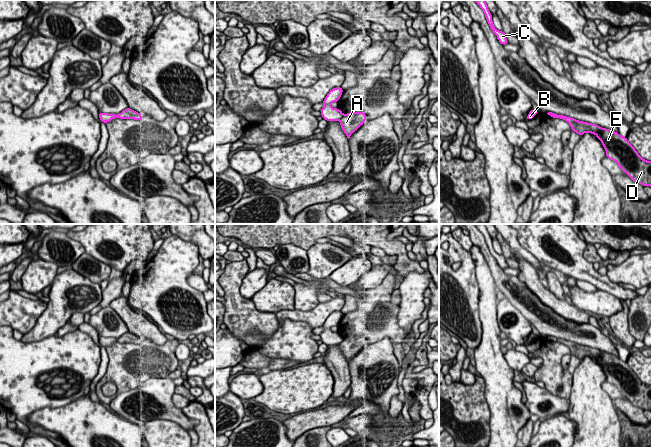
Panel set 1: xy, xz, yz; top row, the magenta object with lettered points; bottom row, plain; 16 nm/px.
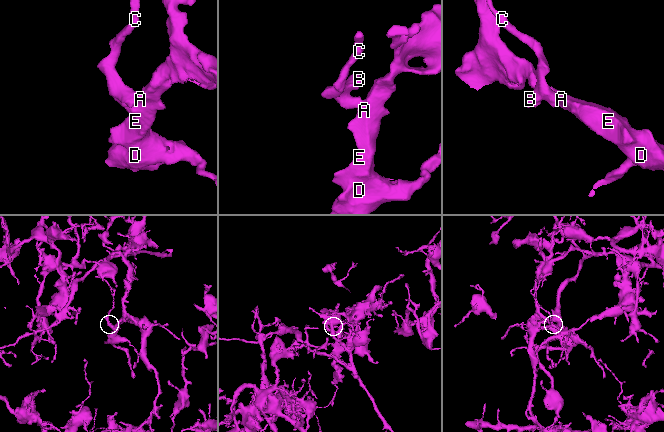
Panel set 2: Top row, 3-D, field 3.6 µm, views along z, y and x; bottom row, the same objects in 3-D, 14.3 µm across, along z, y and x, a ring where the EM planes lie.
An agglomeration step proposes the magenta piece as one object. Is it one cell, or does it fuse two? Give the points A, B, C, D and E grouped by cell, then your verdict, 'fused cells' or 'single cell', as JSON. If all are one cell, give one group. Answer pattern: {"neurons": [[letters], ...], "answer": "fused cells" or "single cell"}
{"neurons": [["A", "D", "E"], ["B", "C"]], "answer": "fused cells"}

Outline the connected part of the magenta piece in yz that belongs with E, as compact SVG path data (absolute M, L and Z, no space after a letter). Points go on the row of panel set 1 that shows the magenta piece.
M557 115L557 118L568 122L571 130L580 136L586 132L595 134L606 151L606 158L615 161L634 182L651 187L651 161L643 159L626 137L599 125L564 115Z

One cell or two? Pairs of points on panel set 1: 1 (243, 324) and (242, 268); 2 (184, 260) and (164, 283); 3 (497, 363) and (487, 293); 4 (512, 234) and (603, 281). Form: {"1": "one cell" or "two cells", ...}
{"1": "one cell", "2": "one cell", "3": "one cell", "4": "two cells"}

